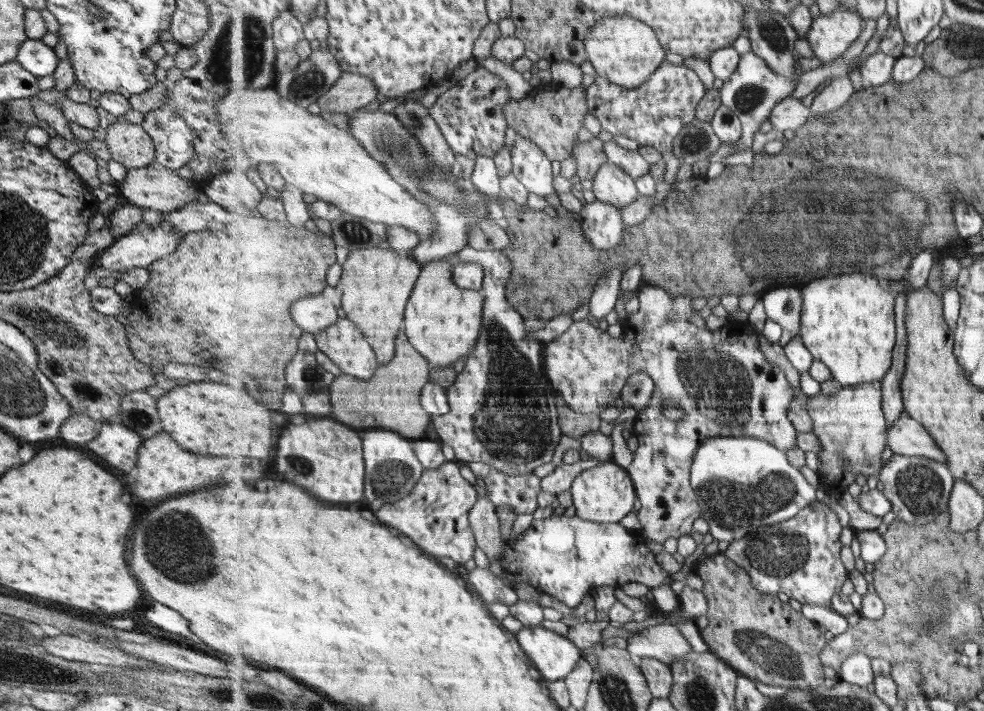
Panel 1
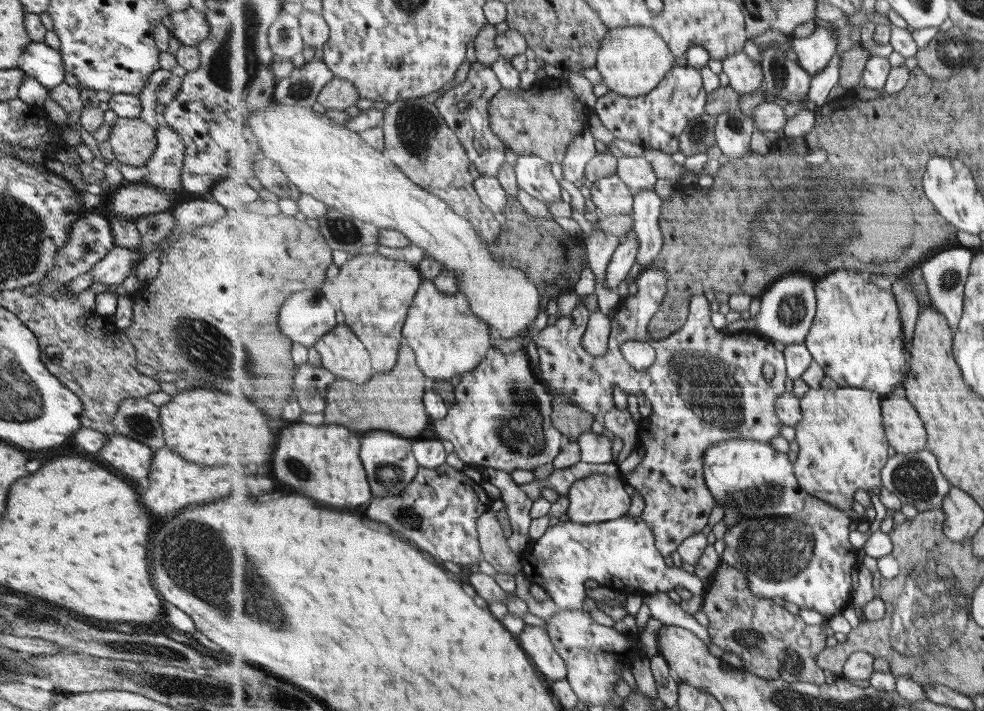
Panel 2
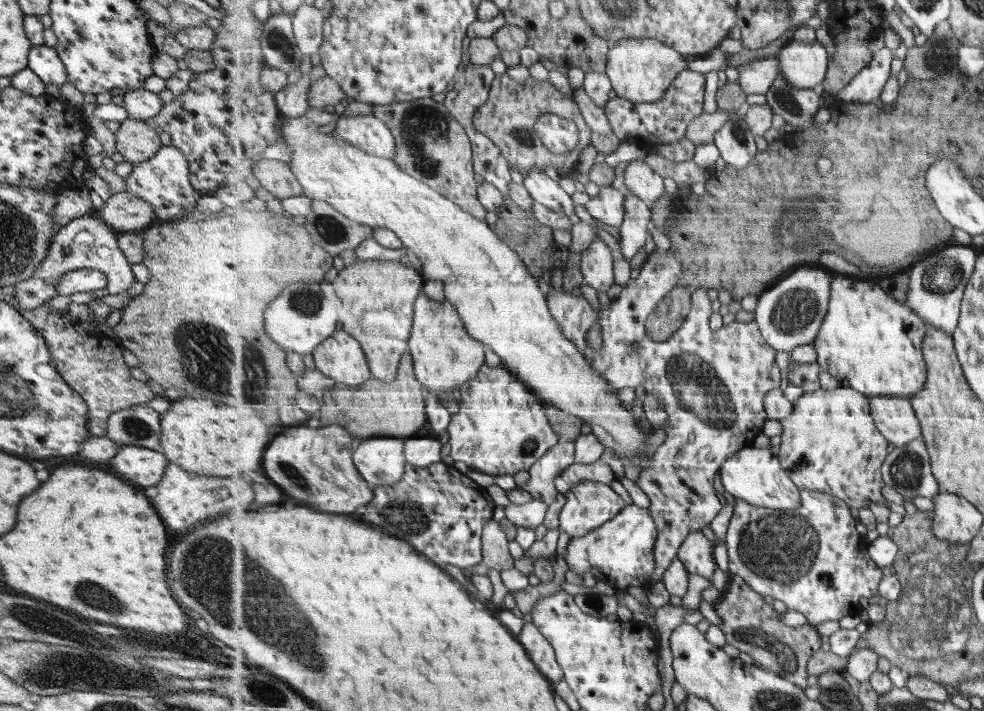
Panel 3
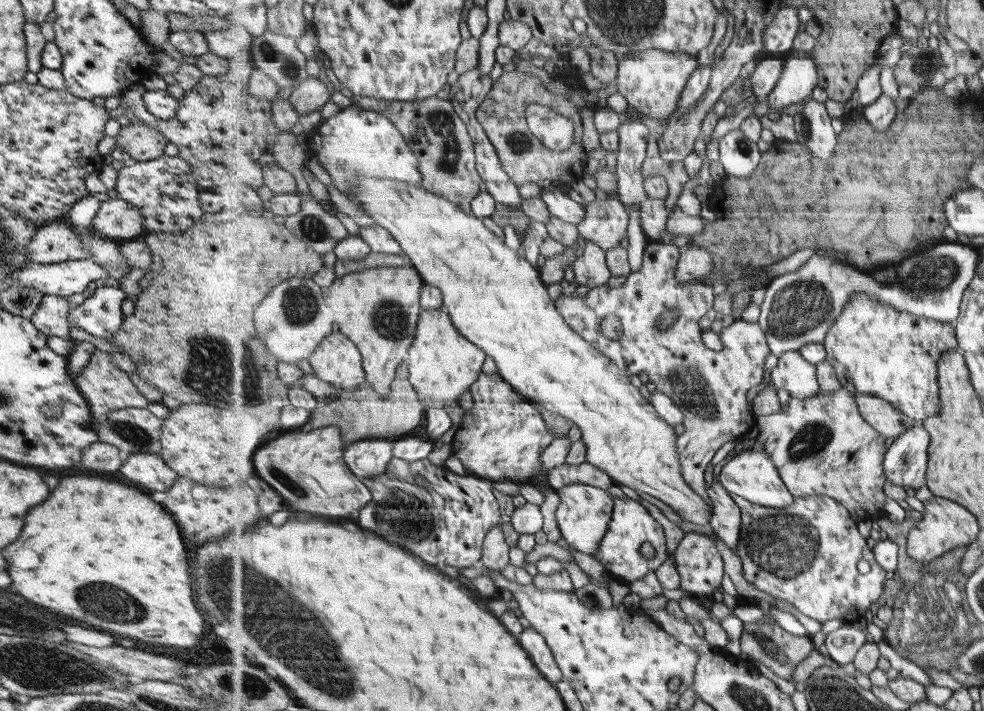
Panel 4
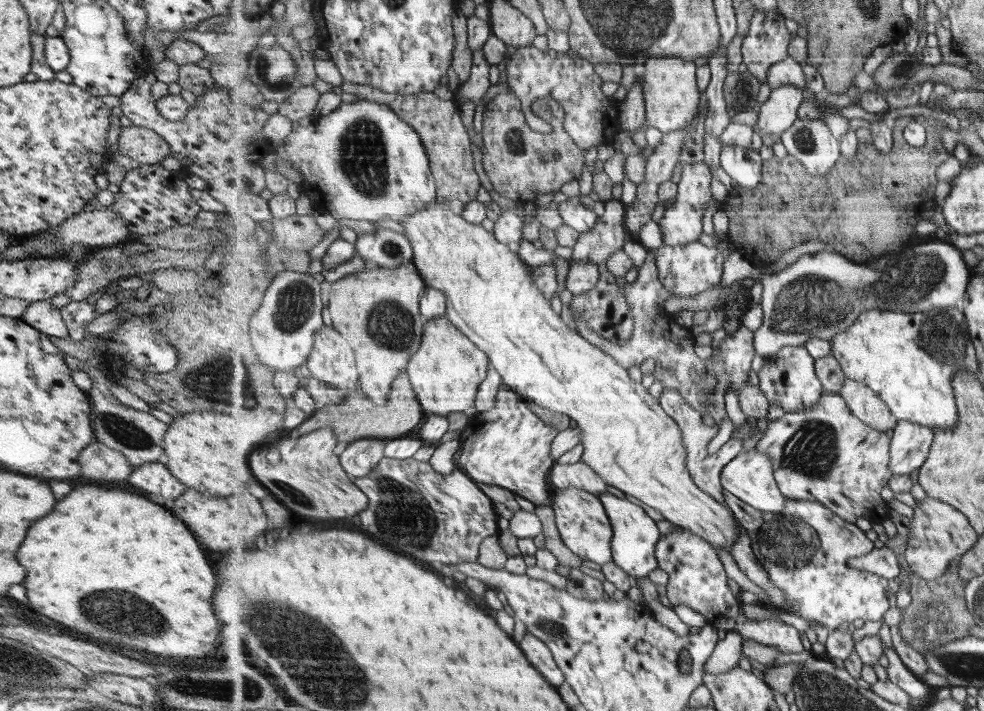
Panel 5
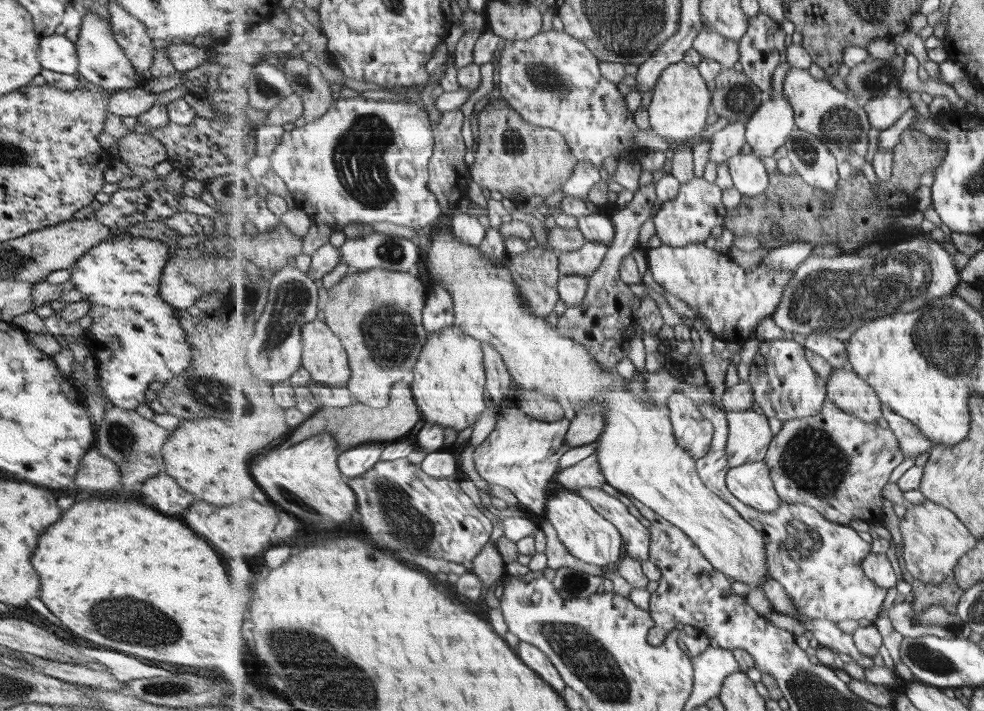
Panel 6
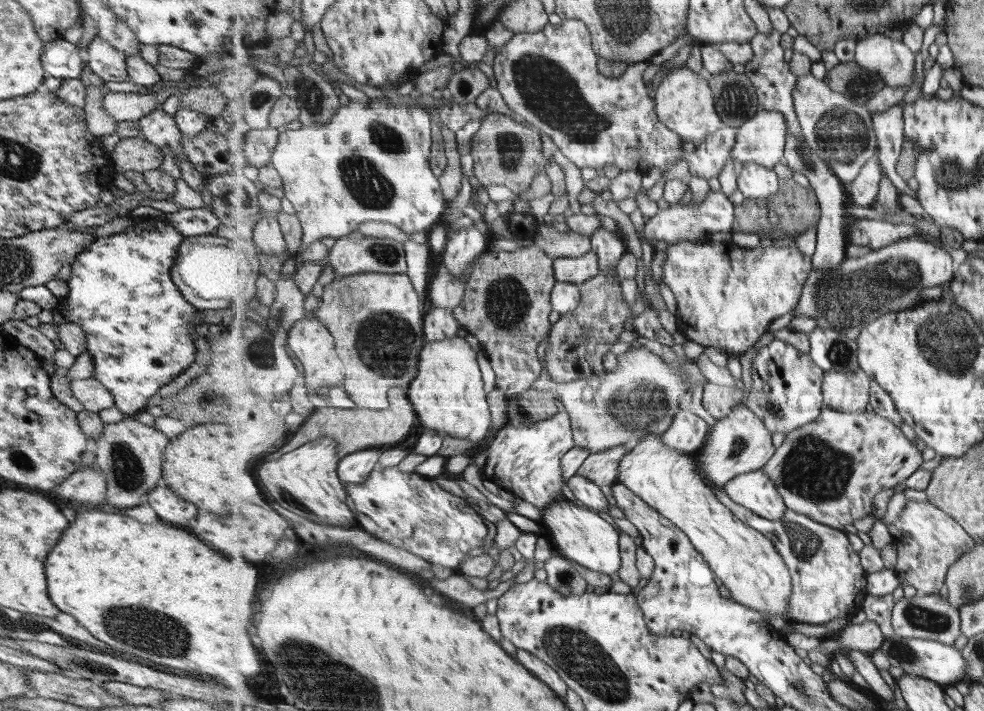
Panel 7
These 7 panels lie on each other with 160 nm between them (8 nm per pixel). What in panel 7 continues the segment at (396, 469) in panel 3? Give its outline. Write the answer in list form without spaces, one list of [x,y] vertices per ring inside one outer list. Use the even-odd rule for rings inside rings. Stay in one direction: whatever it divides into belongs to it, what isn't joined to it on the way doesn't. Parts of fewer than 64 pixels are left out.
[[[361,450],[357,454],[343,456],[338,467],[341,482],[361,484],[367,481],[379,465],[381,455],[379,450]]]

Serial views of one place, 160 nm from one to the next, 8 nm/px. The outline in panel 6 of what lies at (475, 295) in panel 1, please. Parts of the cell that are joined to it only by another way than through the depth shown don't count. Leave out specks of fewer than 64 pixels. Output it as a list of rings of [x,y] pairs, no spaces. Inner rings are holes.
[[[457,326],[431,333],[415,366],[413,394],[425,414],[425,420],[458,431],[469,428],[485,410],[487,375],[482,343]]]

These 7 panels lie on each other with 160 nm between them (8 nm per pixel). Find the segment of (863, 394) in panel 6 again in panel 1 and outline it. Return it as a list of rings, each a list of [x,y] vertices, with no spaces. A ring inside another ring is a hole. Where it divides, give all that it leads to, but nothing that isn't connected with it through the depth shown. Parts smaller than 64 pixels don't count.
[[[904,412],[888,431],[889,452],[921,456],[947,464],[947,455],[933,435],[909,413]]]

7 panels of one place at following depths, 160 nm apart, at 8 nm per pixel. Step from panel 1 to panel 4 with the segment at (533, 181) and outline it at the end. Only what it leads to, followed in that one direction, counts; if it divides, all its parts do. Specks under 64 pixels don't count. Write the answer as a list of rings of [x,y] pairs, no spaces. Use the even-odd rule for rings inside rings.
[[[544,184],[542,185],[540,196],[556,217],[576,225],[585,220],[585,204],[579,204],[579,202],[575,202],[573,198],[569,198],[567,192],[563,193],[561,190],[554,189]]]

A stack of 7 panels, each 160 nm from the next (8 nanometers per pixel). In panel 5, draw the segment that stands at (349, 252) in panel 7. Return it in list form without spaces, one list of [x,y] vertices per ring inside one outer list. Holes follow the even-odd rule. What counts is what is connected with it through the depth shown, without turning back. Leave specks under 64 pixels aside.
[[[377,228],[358,235],[355,244],[365,262],[376,262],[379,267],[394,269],[405,262],[413,263],[412,242],[402,233],[390,229]]]

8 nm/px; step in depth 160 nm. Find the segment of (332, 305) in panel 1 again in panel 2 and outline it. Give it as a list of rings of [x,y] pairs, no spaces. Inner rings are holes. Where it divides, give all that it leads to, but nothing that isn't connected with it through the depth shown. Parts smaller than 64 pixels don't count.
[[[319,288],[301,289],[292,293],[280,308],[279,330],[294,344],[315,347],[338,326],[336,309]]]

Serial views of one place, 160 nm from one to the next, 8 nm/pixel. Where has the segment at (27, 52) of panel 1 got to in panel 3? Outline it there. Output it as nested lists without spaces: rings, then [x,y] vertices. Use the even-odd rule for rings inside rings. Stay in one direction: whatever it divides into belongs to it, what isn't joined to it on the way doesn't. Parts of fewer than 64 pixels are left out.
[[[32,46],[28,50],[26,67],[36,74],[43,84],[60,86],[66,82],[66,72],[53,47]]]

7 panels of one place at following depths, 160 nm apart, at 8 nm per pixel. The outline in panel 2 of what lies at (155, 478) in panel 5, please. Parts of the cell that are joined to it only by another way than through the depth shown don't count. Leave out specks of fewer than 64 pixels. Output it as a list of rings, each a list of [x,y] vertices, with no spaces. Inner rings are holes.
[[[111,432],[96,456],[107,462],[111,468],[139,480],[147,476],[153,458],[152,452],[153,449],[140,442]]]

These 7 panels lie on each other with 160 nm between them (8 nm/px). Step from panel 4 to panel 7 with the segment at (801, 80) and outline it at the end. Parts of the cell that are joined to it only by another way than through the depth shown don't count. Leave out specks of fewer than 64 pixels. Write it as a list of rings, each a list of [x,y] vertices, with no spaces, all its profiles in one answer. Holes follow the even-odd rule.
[[[760,108],[753,118],[738,128],[732,157],[741,165],[754,162],[774,169],[786,151],[785,118],[782,112]]]

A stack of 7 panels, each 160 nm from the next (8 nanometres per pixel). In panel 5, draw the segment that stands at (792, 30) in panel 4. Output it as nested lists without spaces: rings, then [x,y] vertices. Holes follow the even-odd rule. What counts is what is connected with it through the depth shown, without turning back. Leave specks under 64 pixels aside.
[[[758,10],[741,45],[747,70],[765,82],[771,66],[790,56],[788,50],[794,37],[787,30],[785,16],[780,10],[773,14]]]

